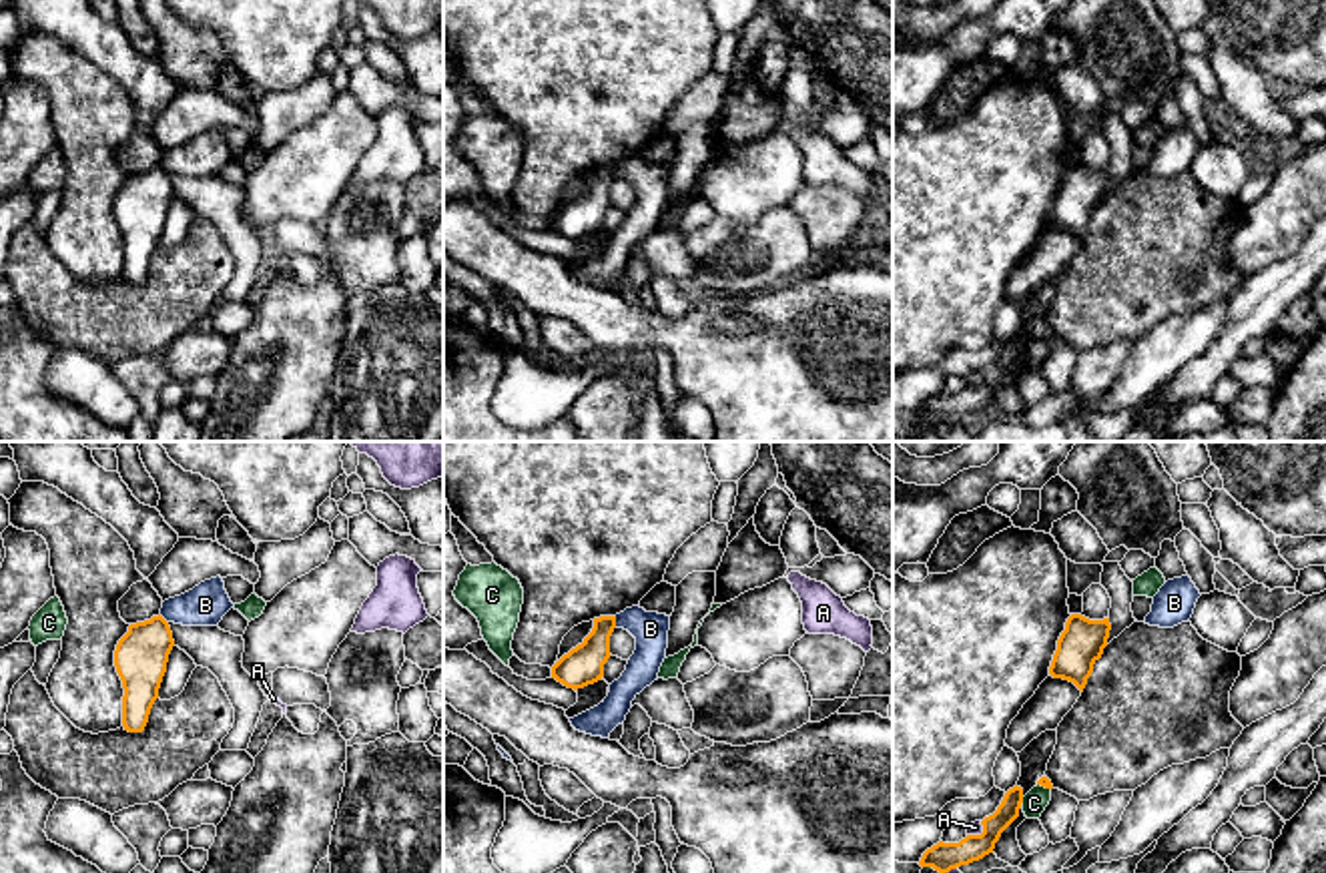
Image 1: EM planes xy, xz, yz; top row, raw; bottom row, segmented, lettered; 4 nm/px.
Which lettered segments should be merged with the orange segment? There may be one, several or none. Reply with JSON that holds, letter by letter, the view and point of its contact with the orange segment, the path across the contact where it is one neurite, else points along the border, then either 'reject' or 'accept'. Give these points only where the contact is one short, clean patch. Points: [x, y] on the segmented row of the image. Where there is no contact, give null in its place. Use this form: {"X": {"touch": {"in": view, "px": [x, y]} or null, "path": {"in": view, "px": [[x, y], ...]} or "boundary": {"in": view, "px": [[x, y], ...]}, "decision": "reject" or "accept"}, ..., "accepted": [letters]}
{"A": {"touch": {"in": "yz", "px": [981, 833]}, "boundary": {"in": "yz", "px": [[981, 821], [981, 831], [967, 835]]}, "decision": "reject"}, "B": {"touch": {"in": "xz", "px": [614, 623]}, "boundary": {"in": "xz", "px": [[614, 617], [616, 627]]}, "decision": "reject"}, "C": {"touch": {"in": "yz", "px": [1022, 801]}, "decision": "reject"}, "accepted": []}

